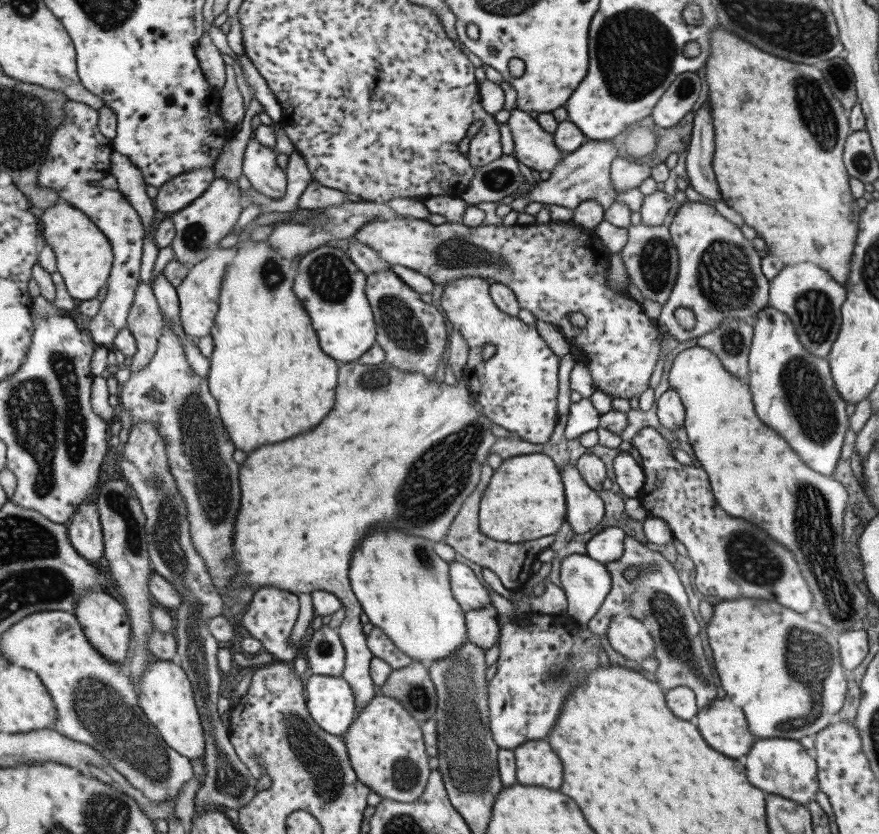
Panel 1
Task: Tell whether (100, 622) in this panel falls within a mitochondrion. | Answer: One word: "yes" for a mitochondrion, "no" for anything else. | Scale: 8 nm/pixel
no

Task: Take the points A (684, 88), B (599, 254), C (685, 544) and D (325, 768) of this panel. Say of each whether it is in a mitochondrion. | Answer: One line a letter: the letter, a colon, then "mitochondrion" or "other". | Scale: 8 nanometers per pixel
A: mitochondrion
B: other
C: other
D: mitochondrion

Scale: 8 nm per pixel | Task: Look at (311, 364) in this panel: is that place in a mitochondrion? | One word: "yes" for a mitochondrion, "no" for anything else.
no

